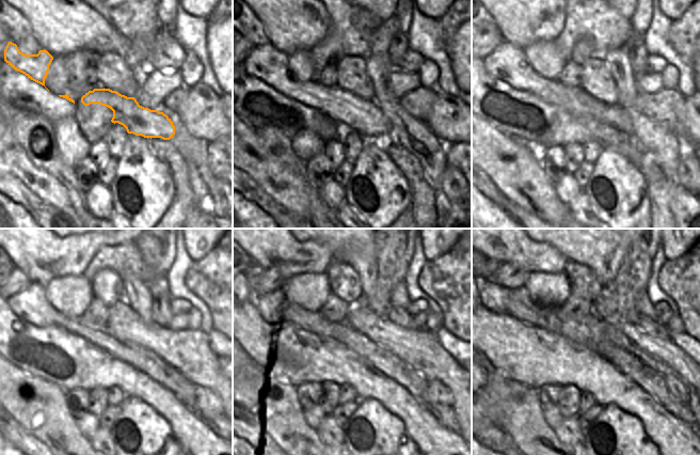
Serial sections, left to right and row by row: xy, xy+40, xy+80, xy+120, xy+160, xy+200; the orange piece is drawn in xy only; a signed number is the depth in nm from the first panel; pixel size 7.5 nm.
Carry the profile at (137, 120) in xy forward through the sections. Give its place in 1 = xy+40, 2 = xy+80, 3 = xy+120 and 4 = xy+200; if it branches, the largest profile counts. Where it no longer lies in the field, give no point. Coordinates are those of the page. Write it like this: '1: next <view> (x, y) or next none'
1: next xy+40 (268, 63)
2: next xy+80 (508, 62)
3: next xy+120 (31, 304)
4: next xy+200 (521, 307)

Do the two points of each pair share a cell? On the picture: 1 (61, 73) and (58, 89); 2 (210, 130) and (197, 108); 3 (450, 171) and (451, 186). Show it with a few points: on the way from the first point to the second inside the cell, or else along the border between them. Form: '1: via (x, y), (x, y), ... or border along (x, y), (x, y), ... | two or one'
1: via (58, 77), (58, 84) | one
2: via (208, 125), (201, 113) | one
3: via (451, 174), (451, 183) | one

